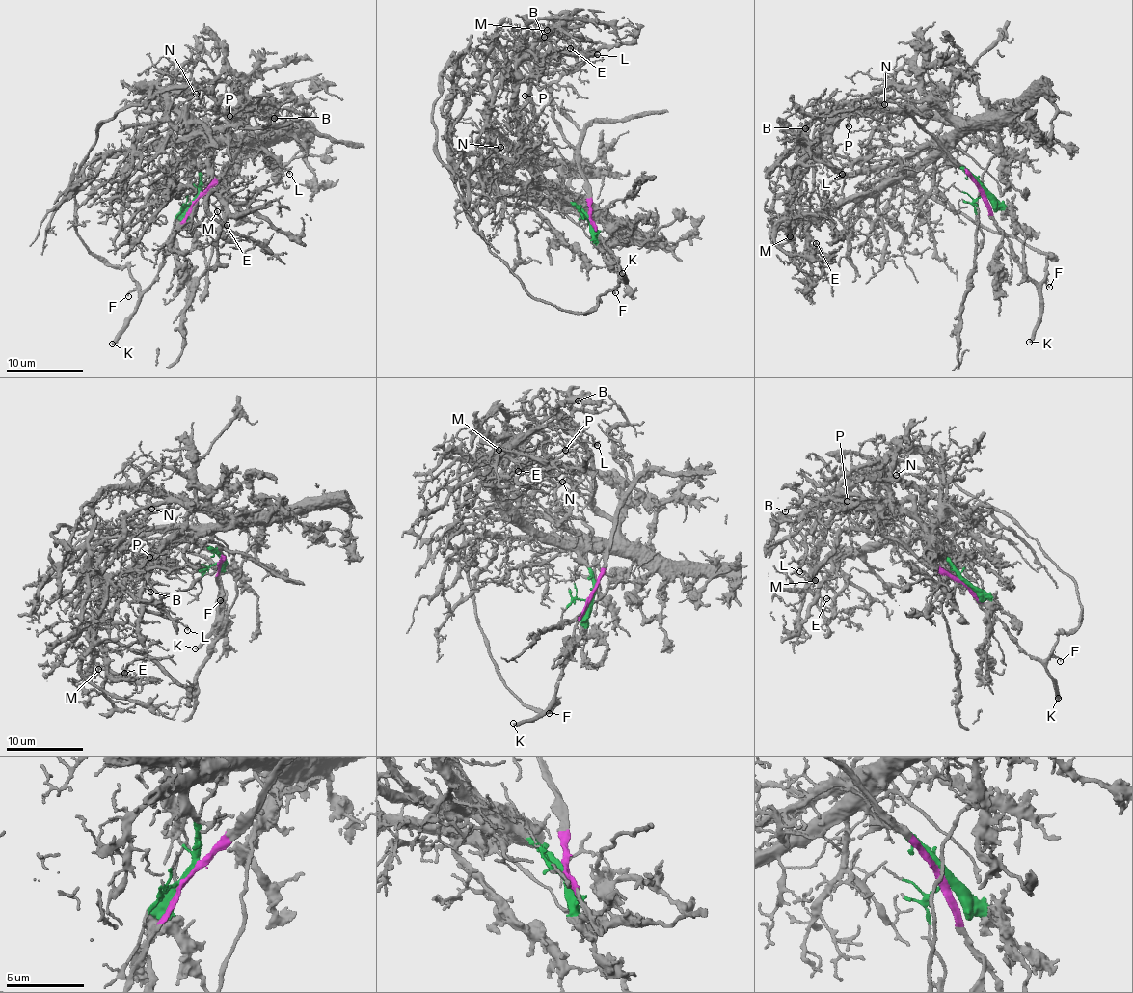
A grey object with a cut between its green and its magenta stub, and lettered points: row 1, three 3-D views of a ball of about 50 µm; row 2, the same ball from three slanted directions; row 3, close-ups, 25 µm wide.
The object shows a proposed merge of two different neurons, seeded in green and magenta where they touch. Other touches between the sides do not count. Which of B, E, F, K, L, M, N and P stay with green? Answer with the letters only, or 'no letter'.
B, E, L, M, N, P

